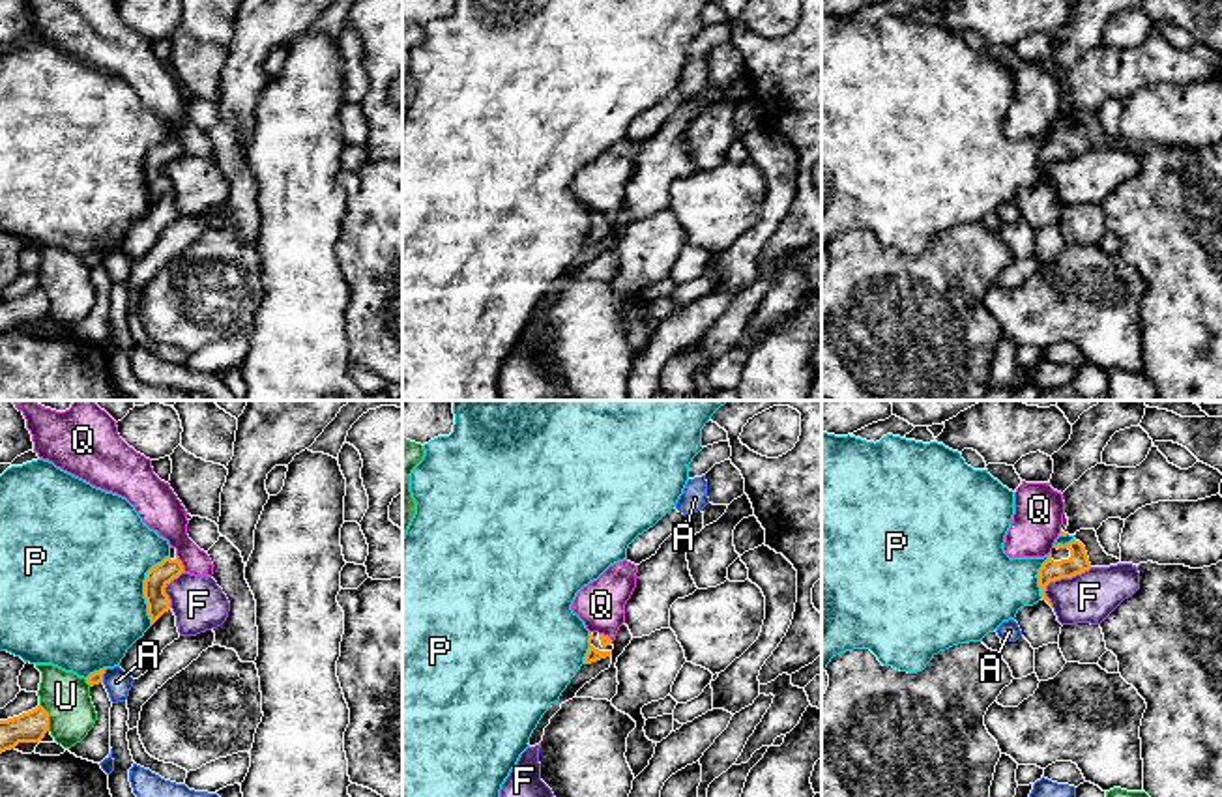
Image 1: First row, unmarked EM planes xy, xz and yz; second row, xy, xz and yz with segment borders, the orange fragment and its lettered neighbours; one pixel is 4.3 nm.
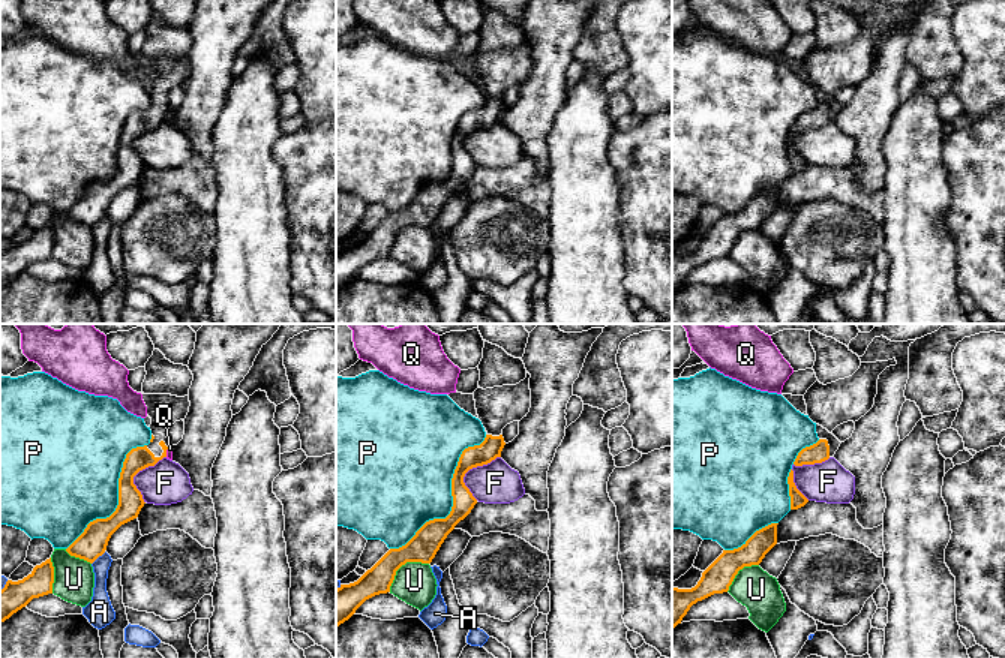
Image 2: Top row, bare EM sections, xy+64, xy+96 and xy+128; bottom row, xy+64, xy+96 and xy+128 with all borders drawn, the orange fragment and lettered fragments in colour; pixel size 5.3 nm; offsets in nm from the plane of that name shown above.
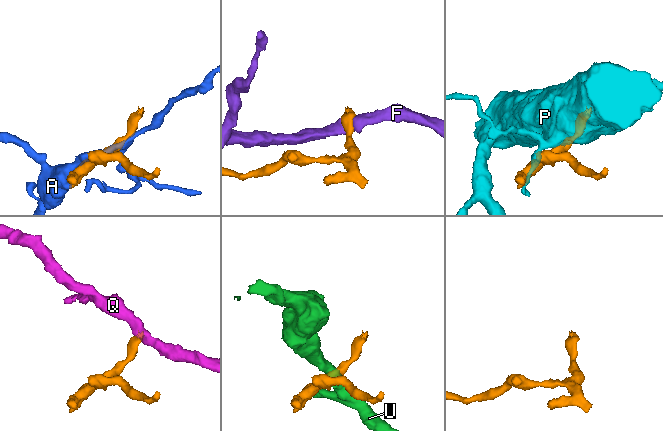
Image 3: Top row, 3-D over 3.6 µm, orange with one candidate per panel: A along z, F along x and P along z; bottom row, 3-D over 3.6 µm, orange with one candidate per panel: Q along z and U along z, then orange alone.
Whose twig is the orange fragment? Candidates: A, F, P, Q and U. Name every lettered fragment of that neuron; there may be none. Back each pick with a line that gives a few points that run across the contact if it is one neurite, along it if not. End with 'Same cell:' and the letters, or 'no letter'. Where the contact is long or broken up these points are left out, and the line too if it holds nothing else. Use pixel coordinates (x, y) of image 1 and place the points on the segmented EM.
Same cell: no letter

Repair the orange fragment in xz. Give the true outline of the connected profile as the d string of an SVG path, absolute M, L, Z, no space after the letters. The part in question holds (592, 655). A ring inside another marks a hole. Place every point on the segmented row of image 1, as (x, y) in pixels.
M589 632L589 649L584 657L584 664L597 662L612 655L612 640L599 632Z

